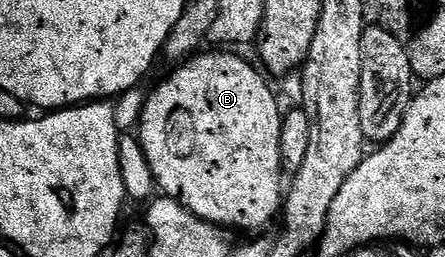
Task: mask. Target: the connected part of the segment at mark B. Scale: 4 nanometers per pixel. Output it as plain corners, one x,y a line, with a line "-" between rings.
232,51
204,52
177,64
173,68
176,70
145,99
140,113
139,143
163,196
174,198
194,216
212,225
229,230
260,229
272,220
273,224
282,209
282,108
268,86
269,78
255,64
235,57

